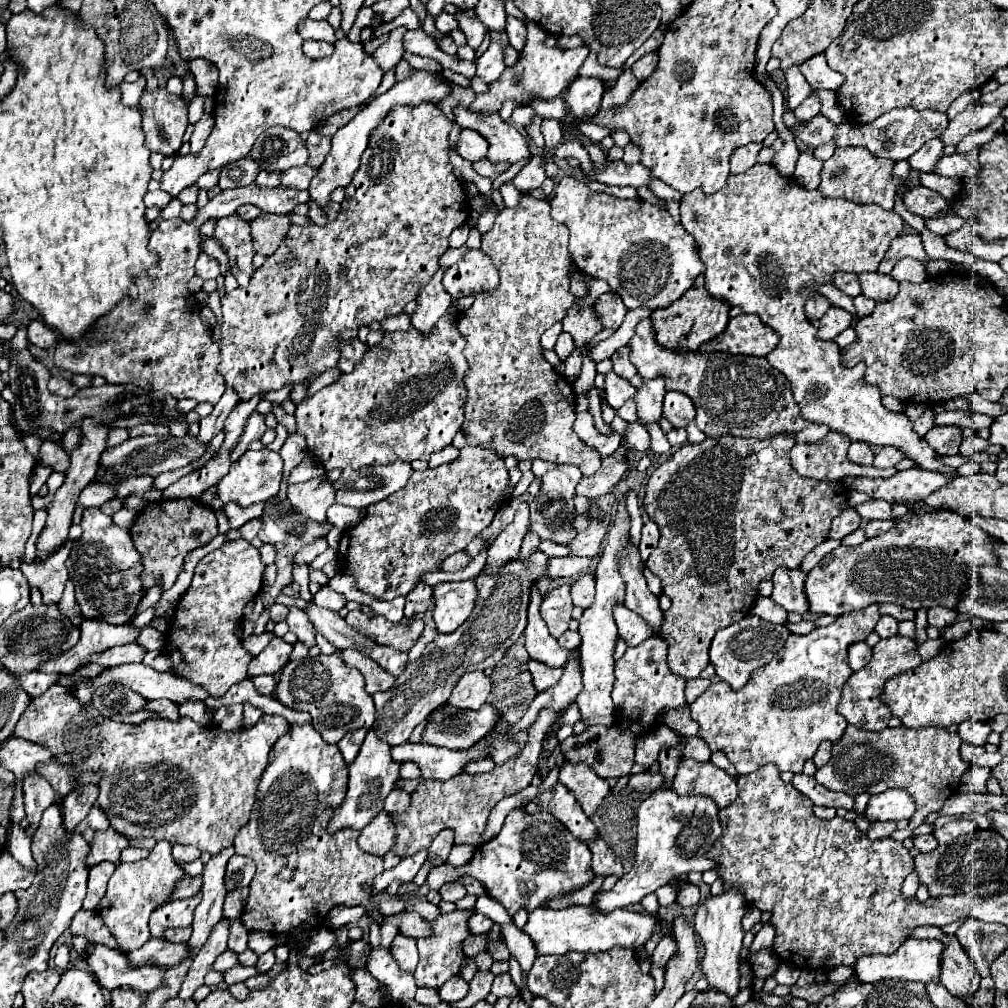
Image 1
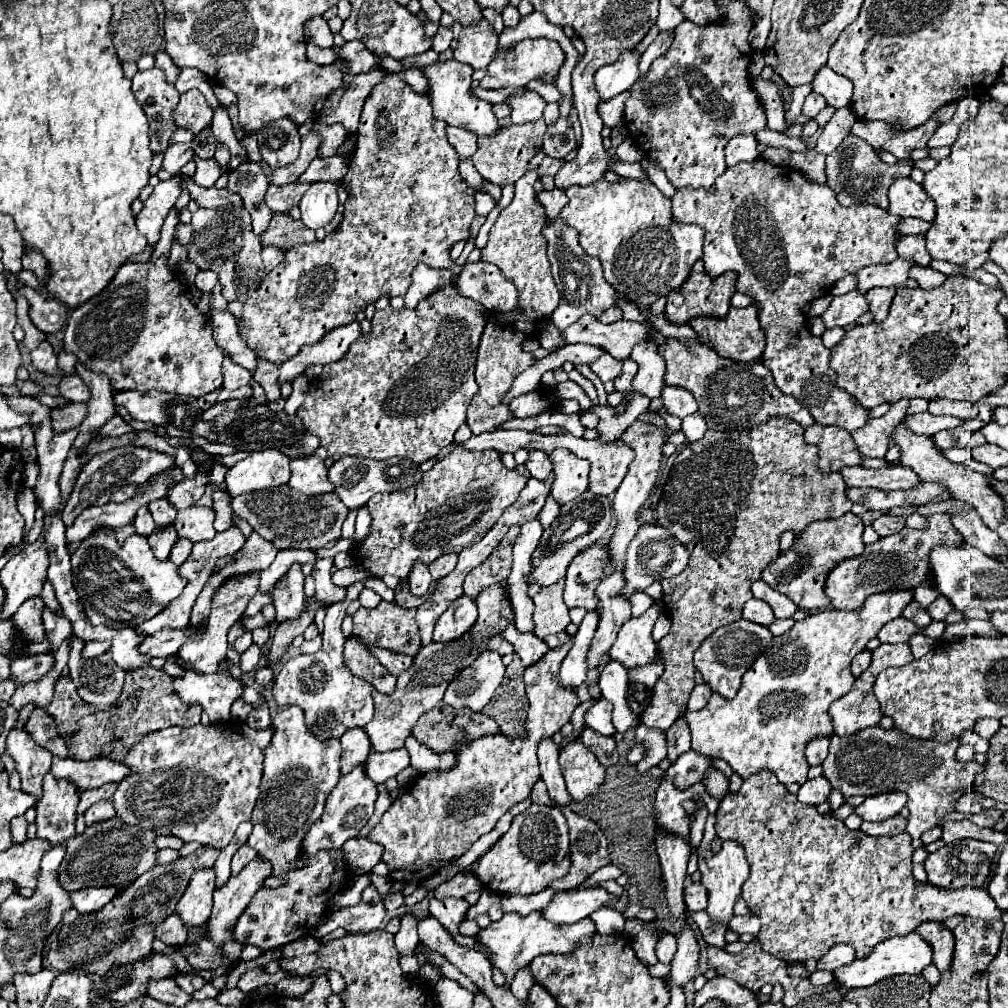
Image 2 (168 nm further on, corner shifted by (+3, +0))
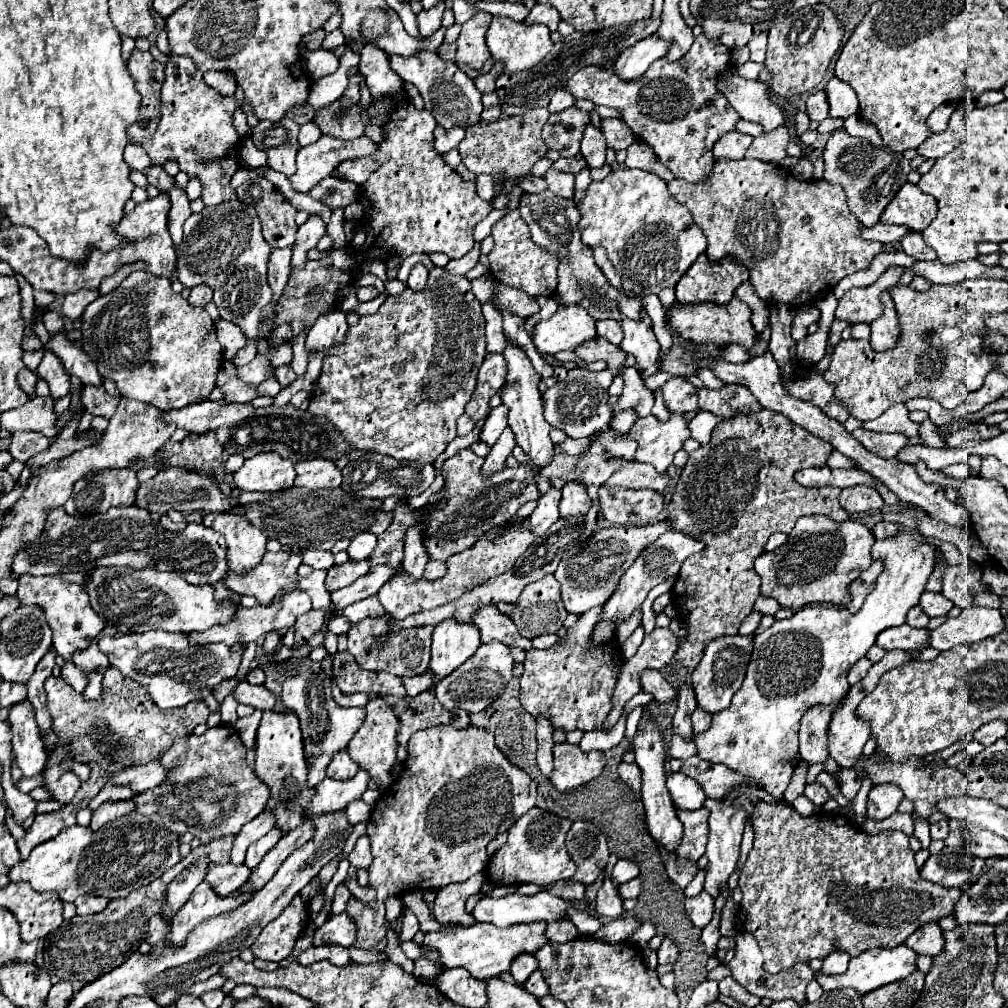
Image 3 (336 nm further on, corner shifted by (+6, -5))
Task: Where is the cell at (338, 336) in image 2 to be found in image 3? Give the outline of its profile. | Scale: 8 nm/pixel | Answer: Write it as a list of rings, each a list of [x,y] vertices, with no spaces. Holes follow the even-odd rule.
[[[330,310],[326,314],[320,314],[314,326],[310,328],[306,336],[306,348],[318,348],[318,352],[326,354],[336,342],[344,340],[344,334],[348,332],[346,314],[340,310]]]

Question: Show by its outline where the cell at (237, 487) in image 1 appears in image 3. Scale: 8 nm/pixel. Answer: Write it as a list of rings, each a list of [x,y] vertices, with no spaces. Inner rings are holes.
[[[260,452],[244,462],[244,466],[234,474],[234,484],[240,490],[258,492],[278,492],[294,484],[296,472],[292,460],[282,458],[276,452]]]

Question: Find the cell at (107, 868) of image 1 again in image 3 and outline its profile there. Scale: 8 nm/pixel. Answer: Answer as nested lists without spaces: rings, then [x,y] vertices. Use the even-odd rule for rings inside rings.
[[[80,896],[76,902],[76,912],[80,916],[86,916],[86,914],[96,914],[96,912],[102,912],[106,906],[108,906],[108,900],[106,898],[100,898],[100,896]]]

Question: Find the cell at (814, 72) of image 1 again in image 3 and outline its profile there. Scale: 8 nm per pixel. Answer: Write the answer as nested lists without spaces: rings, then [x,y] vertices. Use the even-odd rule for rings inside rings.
[[[832,78],[826,84],[826,94],[828,94],[828,102],[830,102],[830,116],[832,118],[850,118],[858,112],[858,100],[854,90],[844,84],[838,78]]]

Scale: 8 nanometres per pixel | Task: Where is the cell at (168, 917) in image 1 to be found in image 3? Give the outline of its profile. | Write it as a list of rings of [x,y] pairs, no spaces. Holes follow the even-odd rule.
[[[210,864],[206,882],[210,882],[210,886],[216,886],[220,894],[230,894],[232,890],[240,888],[248,878],[250,868],[246,868],[244,864],[224,864],[224,866]]]

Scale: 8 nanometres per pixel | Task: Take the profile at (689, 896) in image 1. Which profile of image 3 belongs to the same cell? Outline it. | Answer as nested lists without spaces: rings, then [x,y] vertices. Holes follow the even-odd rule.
[[[702,890],[696,898],[686,898],[684,906],[686,906],[686,912],[688,912],[688,916],[696,928],[704,928],[712,920],[714,898],[708,892]]]

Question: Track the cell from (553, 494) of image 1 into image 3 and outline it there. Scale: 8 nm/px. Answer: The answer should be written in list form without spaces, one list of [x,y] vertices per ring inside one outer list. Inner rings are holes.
[[[506,340],[506,348],[504,348],[502,356],[506,360],[506,384],[504,384],[504,392],[502,392],[502,404],[506,404],[510,408],[508,426],[510,426],[510,430],[516,436],[516,444],[532,458],[534,464],[538,464],[538,468],[542,468],[542,466],[552,462],[554,444],[552,444],[552,440],[548,436],[552,426],[542,416],[538,374],[532,368],[532,362],[526,356],[526,352],[516,342]]]

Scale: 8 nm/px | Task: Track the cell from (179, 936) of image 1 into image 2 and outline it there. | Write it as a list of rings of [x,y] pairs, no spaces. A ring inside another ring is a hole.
[[[171,913],[161,925],[155,927],[155,935],[165,943],[165,945],[173,945],[179,947],[187,941],[187,927],[183,927],[181,919],[177,913]]]

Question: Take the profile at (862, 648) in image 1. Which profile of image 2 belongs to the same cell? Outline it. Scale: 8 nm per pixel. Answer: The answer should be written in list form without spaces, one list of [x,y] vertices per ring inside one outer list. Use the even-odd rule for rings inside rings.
[[[863,649],[859,655],[855,655],[855,659],[851,661],[851,673],[855,677],[859,677],[871,663],[871,651],[869,649]]]

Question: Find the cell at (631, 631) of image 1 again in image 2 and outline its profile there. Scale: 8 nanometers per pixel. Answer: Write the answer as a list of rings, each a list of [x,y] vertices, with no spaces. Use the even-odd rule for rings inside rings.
[[[653,603],[641,617],[631,617],[623,623],[615,645],[611,647],[611,659],[621,661],[627,669],[631,665],[645,665],[657,655],[657,643],[651,637],[651,629],[661,615],[657,603]]]

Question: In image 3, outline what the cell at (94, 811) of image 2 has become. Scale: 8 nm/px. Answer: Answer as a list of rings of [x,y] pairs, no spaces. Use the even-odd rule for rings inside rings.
[[[122,800],[122,802],[104,802],[100,808],[94,810],[94,818],[92,818],[90,828],[92,828],[92,830],[98,830],[98,828],[102,828],[106,822],[112,822],[112,820],[116,820],[116,818],[120,818],[120,816],[130,814],[134,808],[136,808],[136,806],[134,806],[132,800],[128,800],[128,802],[124,802],[124,800]]]

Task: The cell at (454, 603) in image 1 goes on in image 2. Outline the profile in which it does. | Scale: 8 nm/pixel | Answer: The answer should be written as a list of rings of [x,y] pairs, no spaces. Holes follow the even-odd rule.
[[[461,595],[449,603],[447,611],[437,619],[433,641],[447,643],[451,639],[459,639],[477,619],[477,605],[471,597]]]

